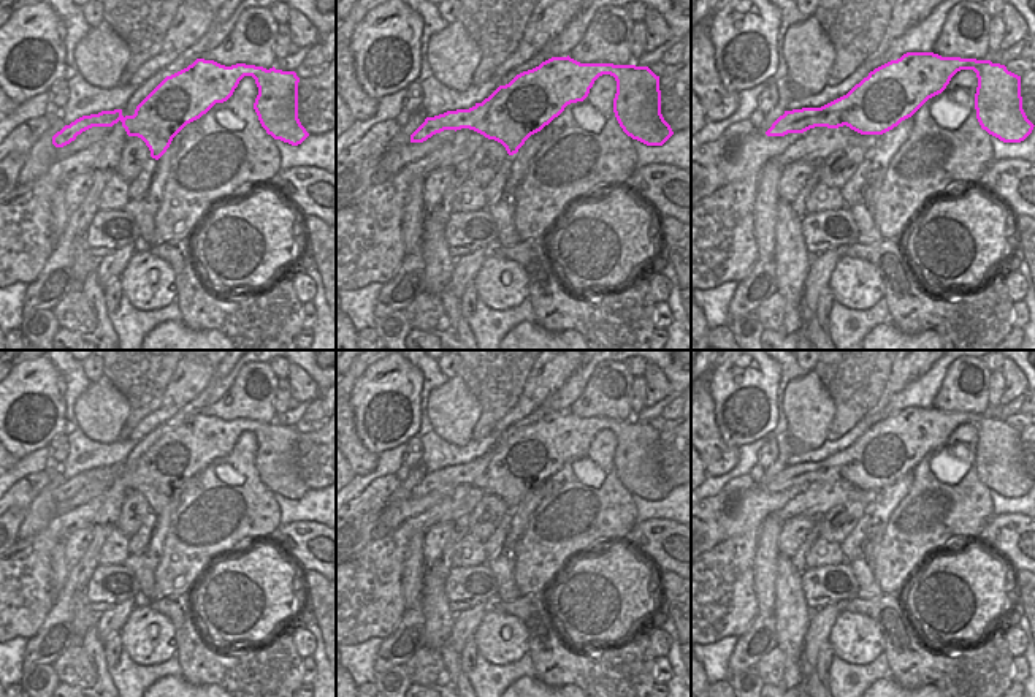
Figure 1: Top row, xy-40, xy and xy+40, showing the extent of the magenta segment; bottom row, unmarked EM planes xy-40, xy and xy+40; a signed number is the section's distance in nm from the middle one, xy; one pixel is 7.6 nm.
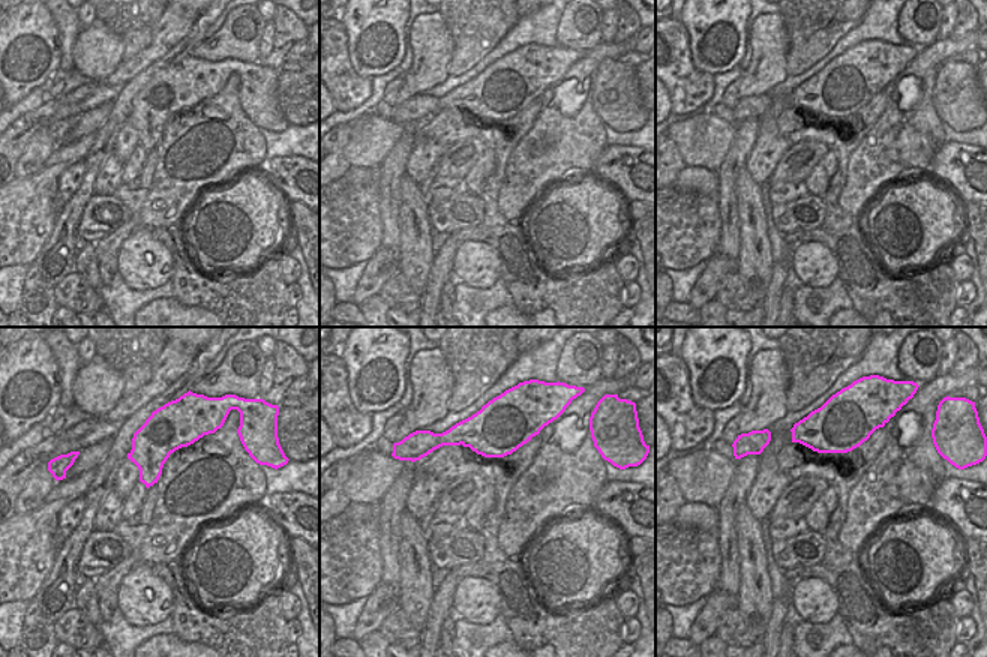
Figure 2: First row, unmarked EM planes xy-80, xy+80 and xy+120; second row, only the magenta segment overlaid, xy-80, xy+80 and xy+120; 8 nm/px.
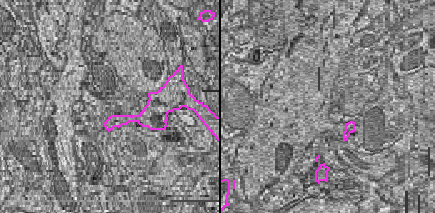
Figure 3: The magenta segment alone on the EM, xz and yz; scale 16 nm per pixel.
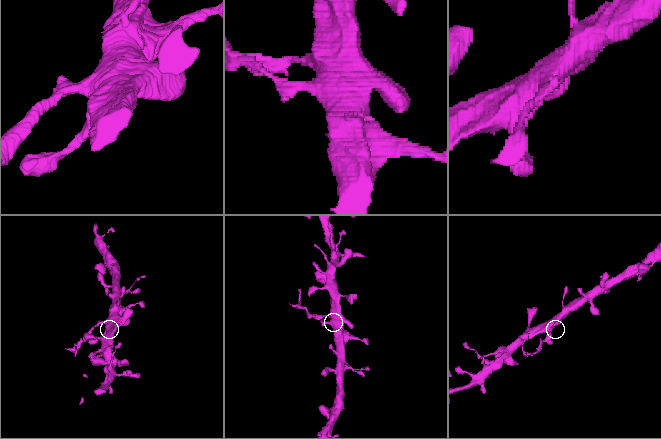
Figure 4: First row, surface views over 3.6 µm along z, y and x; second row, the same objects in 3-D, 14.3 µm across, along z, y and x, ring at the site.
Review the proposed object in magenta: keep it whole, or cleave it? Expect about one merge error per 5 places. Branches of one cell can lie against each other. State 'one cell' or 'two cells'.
two cells

